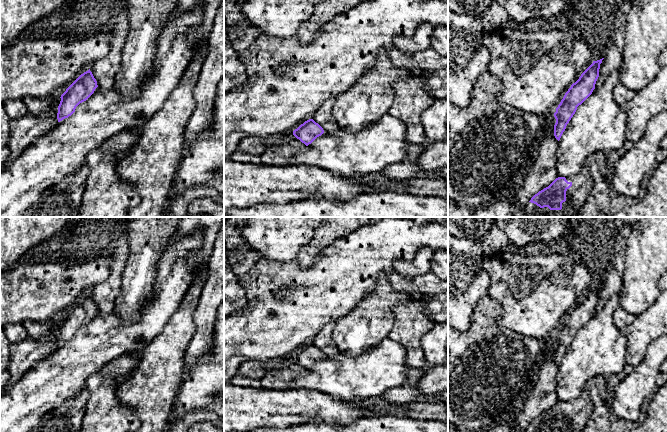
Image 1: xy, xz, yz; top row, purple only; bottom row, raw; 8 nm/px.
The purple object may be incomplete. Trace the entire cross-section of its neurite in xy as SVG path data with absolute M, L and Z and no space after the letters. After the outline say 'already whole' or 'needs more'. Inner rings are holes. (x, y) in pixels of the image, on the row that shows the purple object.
M90 69L81 74L61 95L61 101L58 106L58 122L71 116L76 107L86 101L98 87Z; already whole

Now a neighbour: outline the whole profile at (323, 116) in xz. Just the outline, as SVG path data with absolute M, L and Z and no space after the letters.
M335 98L327 99L314 113L311 119L318 123L329 134L336 133L340 126L332 114L332 107L335 103Z

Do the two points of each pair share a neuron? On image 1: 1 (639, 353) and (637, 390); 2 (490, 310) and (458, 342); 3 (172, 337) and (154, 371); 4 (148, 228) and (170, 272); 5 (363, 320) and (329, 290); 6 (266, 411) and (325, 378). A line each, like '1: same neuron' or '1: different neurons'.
1: different neurons
2: same neuron
3: same neuron
4: different neurons
5: different neurons
6: different neurons

